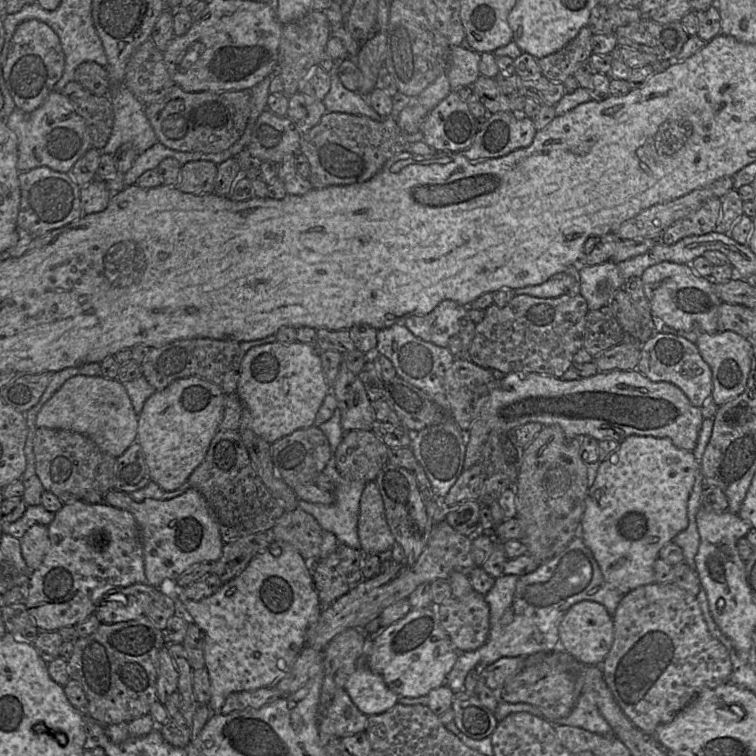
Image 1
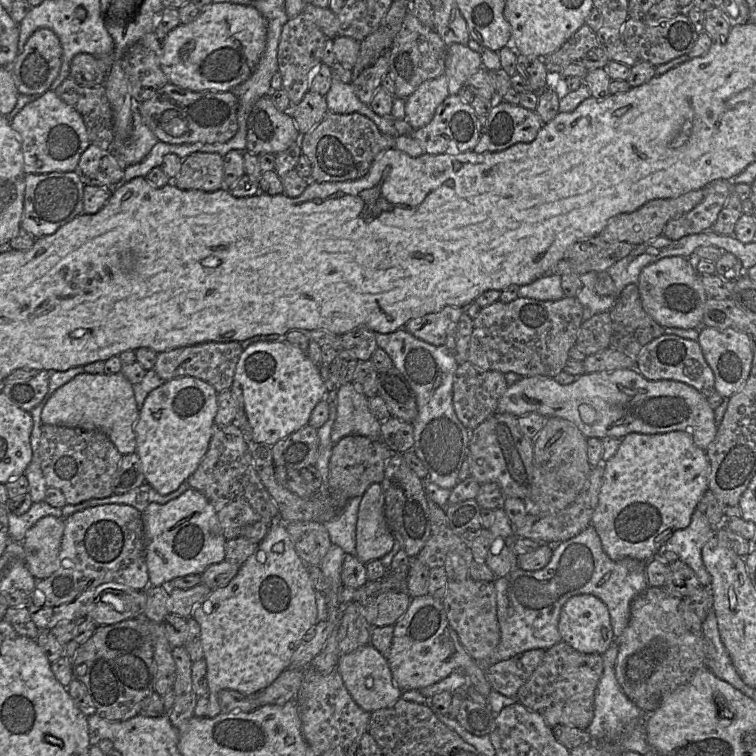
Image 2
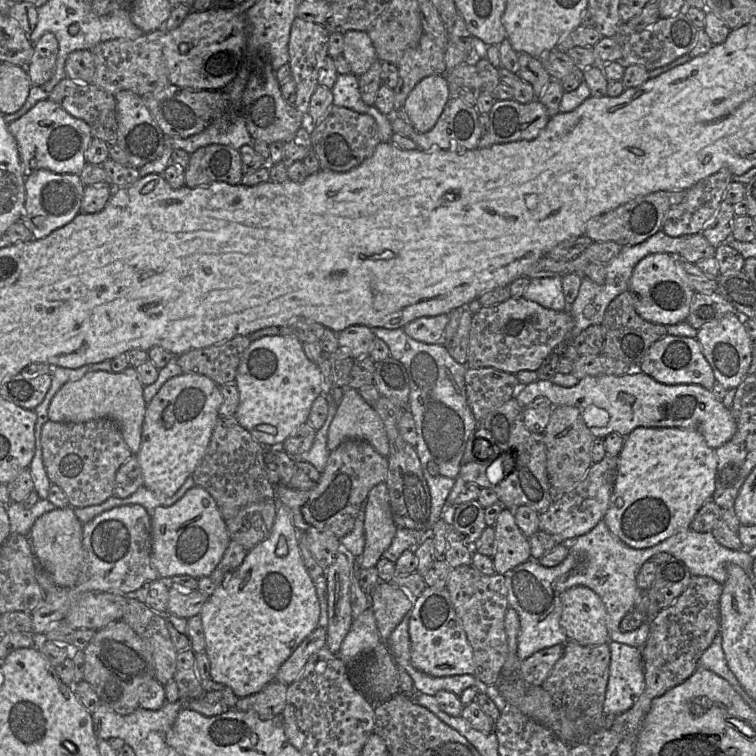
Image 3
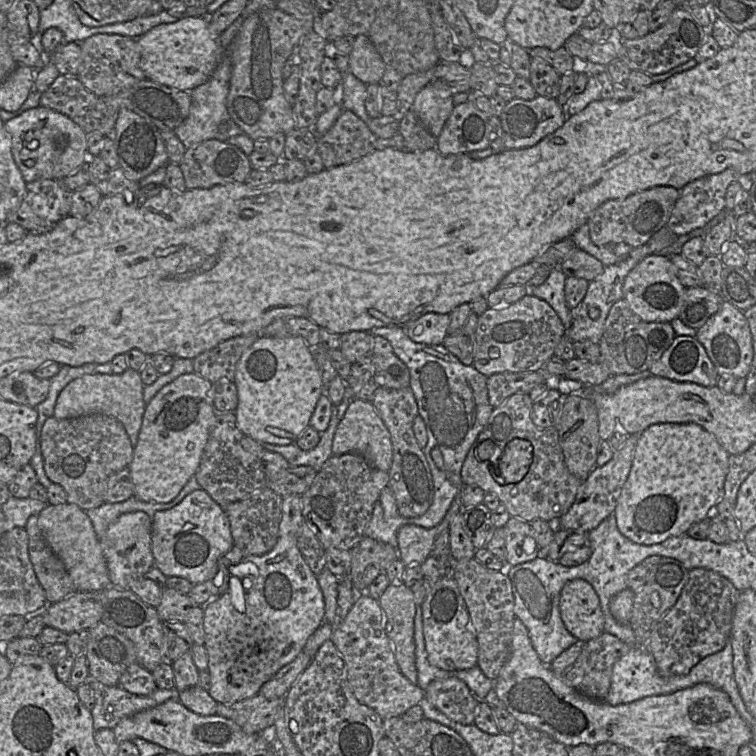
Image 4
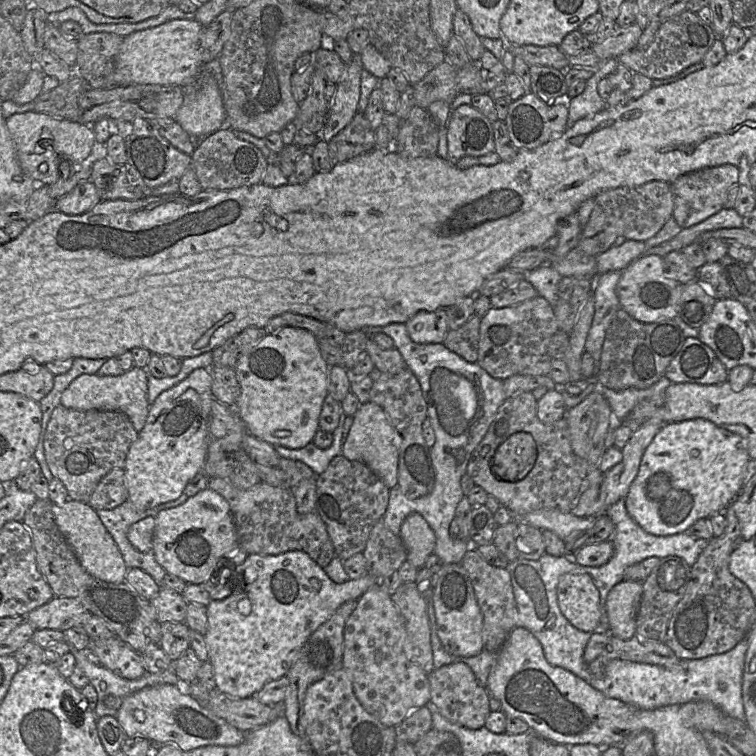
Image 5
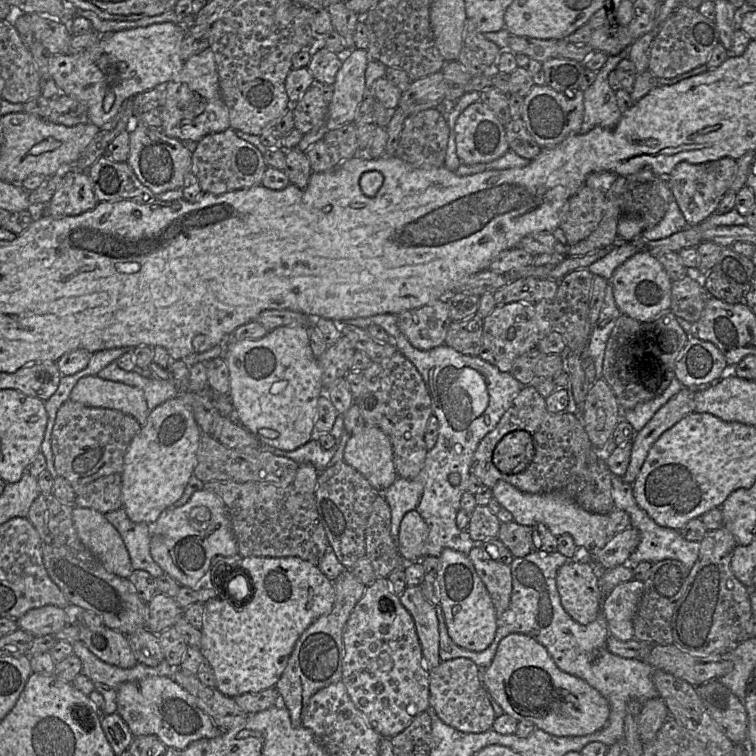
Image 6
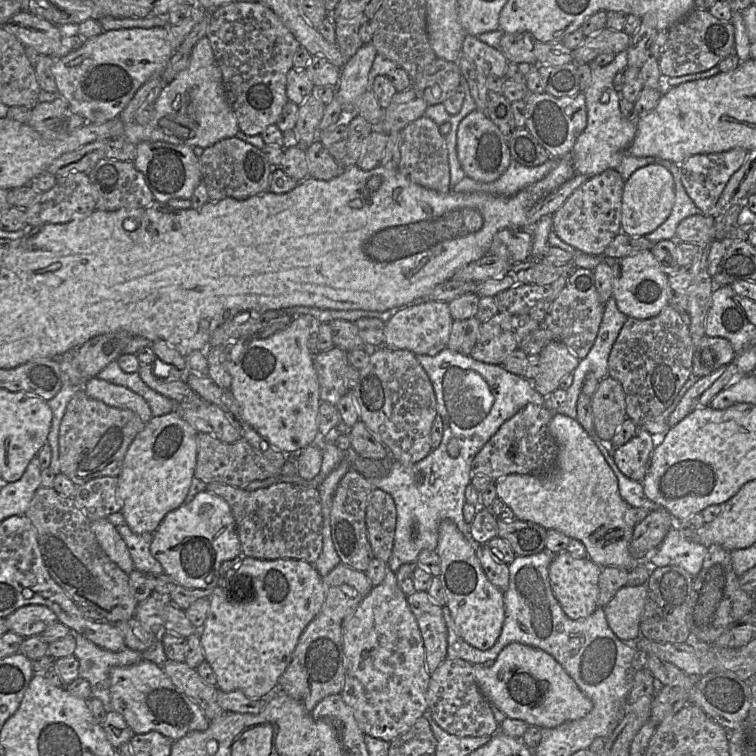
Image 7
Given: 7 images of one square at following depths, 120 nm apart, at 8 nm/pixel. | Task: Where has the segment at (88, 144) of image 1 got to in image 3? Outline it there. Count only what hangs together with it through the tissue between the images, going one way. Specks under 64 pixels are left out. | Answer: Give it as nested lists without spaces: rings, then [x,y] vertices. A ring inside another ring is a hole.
[[[50,99],[38,101],[19,119],[9,123],[8,129],[18,144],[23,175],[26,178],[39,169],[57,174],[79,175],[86,164],[84,152],[92,139],[90,127]]]

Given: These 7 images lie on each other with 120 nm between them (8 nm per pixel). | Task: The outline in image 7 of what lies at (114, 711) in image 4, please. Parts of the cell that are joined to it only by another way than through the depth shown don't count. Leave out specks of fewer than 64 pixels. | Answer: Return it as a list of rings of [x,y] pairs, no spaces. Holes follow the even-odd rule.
[[[74,633],[76,640],[76,647],[74,650],[74,656],[79,661],[79,677],[87,680],[91,685],[91,698],[98,698],[104,705],[105,711],[108,713],[112,711],[111,695],[110,695],[110,670],[113,667],[130,666],[143,661],[151,661],[160,667],[163,667],[167,661],[167,657],[164,652],[163,644],[160,637],[156,642],[145,651],[135,651],[130,648],[125,648],[119,652],[112,652],[97,646],[92,641],[86,639],[82,634]]]

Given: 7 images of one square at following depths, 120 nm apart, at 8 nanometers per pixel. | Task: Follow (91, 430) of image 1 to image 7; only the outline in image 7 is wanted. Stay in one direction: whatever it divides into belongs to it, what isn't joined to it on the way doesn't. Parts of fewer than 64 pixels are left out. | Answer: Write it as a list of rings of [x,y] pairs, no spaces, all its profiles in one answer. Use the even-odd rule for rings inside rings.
[[[92,377],[83,385],[83,390],[88,397],[100,400],[108,406],[133,411],[144,423],[153,417],[145,399],[124,386]]]

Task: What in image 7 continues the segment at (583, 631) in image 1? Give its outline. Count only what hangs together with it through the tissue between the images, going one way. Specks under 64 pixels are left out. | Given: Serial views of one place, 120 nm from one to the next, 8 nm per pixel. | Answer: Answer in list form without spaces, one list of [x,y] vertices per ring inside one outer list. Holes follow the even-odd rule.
[[[567,551],[554,555],[549,566],[551,589],[565,614],[572,620],[586,618],[594,613],[598,606],[598,580],[601,569],[588,557],[574,558]]]

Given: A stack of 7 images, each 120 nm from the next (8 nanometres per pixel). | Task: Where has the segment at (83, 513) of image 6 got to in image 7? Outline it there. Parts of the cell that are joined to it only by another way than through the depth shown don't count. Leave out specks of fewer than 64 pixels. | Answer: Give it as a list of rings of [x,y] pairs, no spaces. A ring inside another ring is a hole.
[[[108,519],[91,521],[90,526],[104,552],[121,570],[129,575],[134,570],[134,565],[127,545],[119,532]]]

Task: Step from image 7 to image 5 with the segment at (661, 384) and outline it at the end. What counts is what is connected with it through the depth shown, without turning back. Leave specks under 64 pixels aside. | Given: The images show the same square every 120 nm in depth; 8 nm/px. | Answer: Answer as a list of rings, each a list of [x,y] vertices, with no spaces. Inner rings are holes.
[[[619,308],[607,328],[596,379],[600,387],[612,390],[646,389],[665,374],[671,360],[681,350],[686,337],[674,319],[644,323]]]

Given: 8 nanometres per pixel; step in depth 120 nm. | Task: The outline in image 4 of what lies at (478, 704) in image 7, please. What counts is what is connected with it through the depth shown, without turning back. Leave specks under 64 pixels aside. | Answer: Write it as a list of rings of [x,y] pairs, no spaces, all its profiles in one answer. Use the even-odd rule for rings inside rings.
[[[451,677],[433,680],[424,690],[424,697],[454,722],[462,725],[474,723],[480,701],[460,679]]]

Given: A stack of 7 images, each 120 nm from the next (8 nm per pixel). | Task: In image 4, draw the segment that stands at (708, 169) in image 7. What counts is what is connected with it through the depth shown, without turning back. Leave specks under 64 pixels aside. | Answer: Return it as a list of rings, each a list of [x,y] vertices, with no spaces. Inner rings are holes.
[[[728,168],[720,173],[711,174],[696,179],[680,191],[680,196],[671,212],[666,226],[676,235],[684,235],[694,229],[704,227],[710,220],[726,210],[725,196],[729,185],[736,182],[740,173],[732,168]]]

